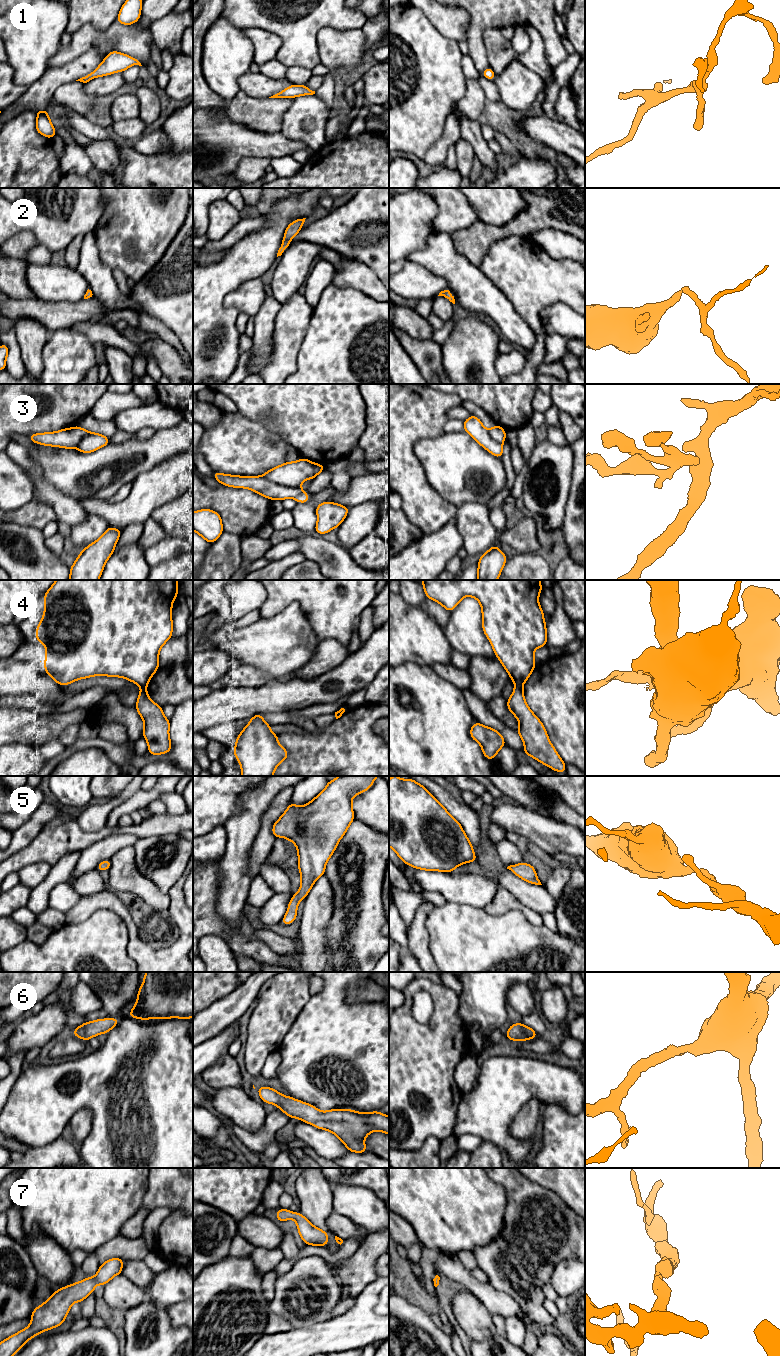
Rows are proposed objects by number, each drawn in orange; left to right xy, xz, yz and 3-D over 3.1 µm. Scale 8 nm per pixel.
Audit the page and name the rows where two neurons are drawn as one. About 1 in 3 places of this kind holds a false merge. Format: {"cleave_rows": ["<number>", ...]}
{"cleave_rows": ["3", "4"]}

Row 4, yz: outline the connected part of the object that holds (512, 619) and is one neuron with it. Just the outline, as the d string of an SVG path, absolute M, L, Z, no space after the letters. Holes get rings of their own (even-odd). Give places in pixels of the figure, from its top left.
M422 580L422 584L426 597L438 602L449 612L452 612L465 596L477 599L482 610L483 632L490 641L496 657L513 682L523 685L527 681L536 666L535 649L547 644L544 612L538 602L543 588L540 580Z

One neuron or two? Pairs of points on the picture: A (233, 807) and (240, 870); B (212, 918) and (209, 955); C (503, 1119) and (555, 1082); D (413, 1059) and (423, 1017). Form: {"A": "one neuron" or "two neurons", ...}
{"A": "two neurons", "B": "two neurons", "C": "one neuron", "D": "two neurons"}

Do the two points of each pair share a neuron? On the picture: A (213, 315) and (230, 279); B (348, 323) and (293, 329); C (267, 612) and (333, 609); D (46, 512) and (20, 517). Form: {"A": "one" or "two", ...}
{"A": "one", "B": "two", "C": "one", "D": "one"}

